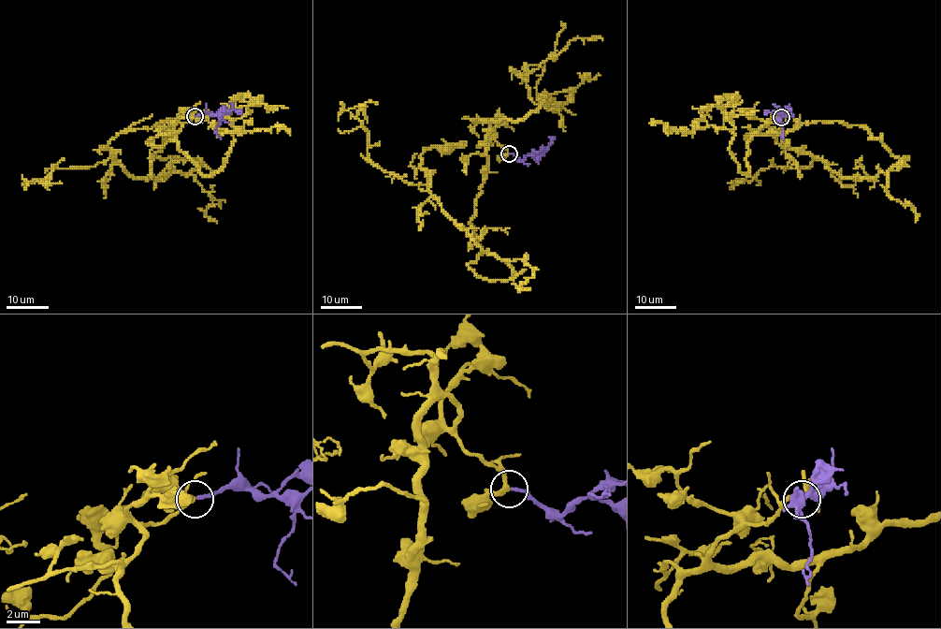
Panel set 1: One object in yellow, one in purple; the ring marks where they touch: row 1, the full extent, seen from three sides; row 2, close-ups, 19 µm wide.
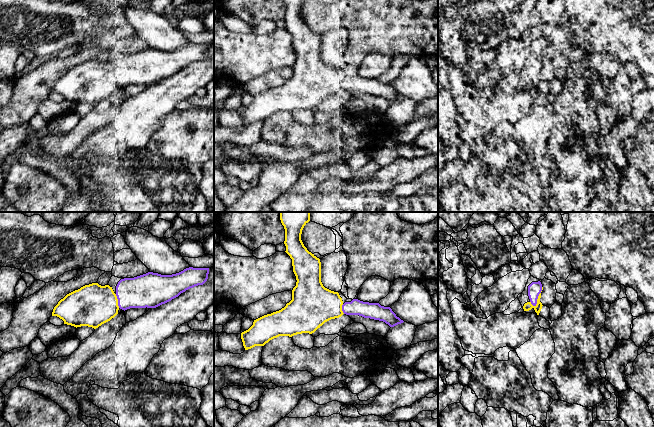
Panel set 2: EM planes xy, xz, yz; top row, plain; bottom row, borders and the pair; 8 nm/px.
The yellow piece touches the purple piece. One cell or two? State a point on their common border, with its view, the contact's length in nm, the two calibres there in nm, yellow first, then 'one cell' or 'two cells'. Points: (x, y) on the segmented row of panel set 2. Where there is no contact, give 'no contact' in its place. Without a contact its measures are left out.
contact yz (538, 297); length 180 nm; calibres 70 and 110 nm; one cell

